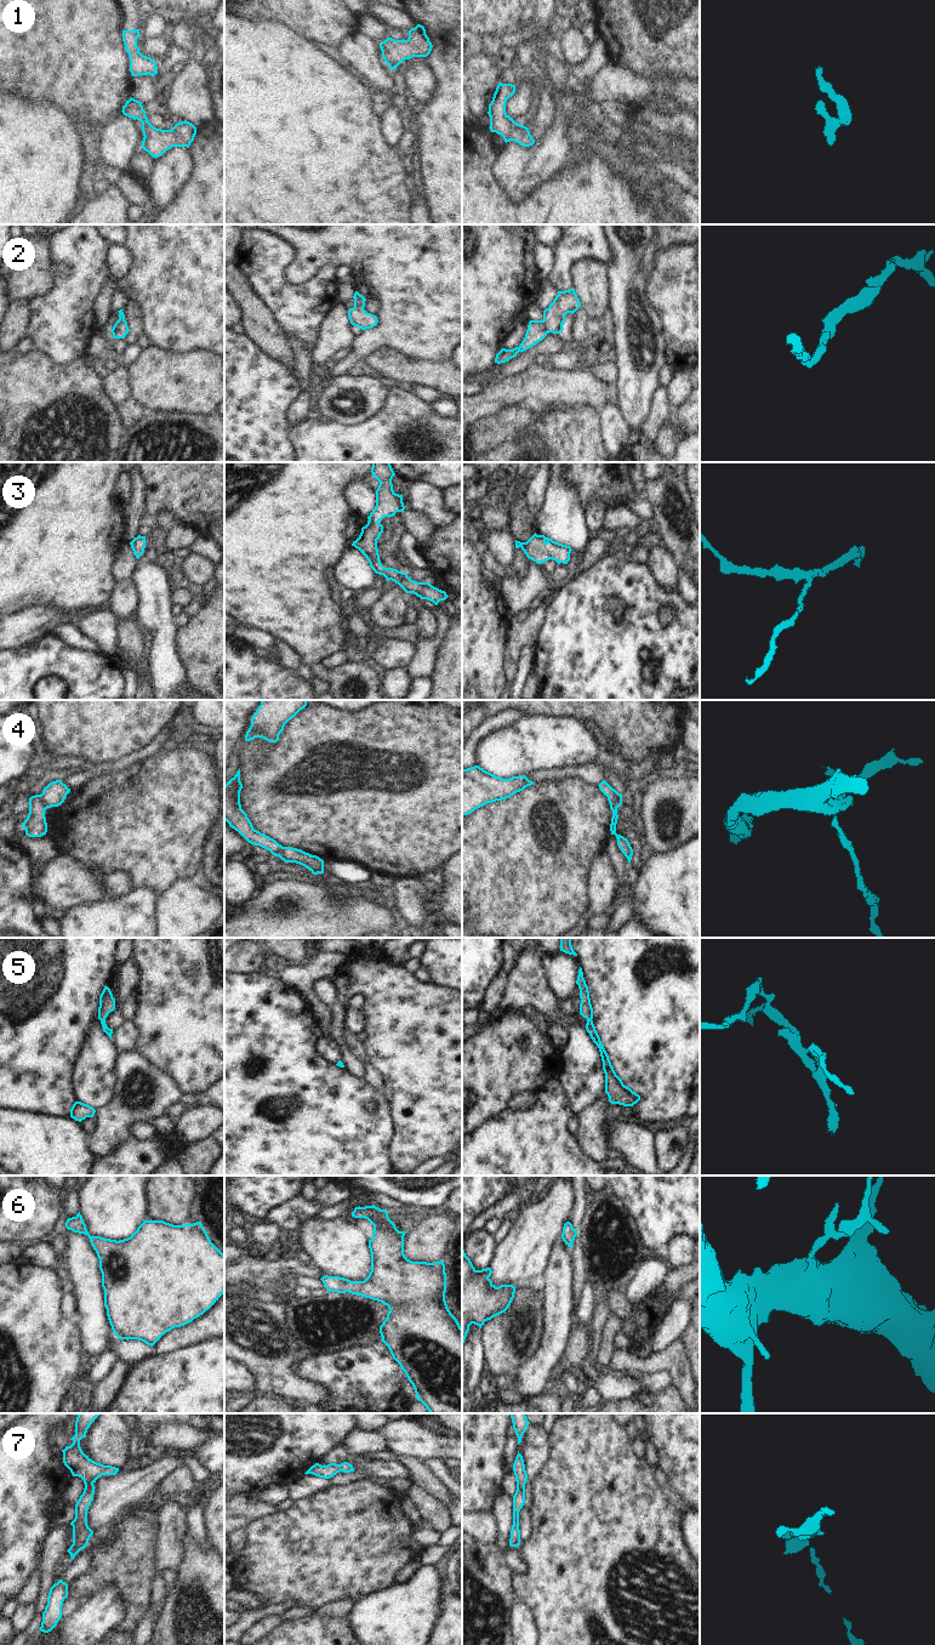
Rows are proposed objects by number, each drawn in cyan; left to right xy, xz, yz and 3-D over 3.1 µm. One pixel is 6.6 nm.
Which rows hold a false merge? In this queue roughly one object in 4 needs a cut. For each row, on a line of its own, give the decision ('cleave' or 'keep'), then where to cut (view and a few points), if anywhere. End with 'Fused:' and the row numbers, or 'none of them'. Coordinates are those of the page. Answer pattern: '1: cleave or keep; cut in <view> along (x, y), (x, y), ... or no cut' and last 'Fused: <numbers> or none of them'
1: keep; no cut
2: keep; no cut
3: keep; no cut
4: cleave; cut in xy along (41, 793), (47, 807)
5: keep; no cut
6: keep; no cut
7: keep; no cut
Fused: 4

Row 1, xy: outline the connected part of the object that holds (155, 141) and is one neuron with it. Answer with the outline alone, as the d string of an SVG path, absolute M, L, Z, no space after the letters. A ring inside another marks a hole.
M132 97L126 101L121 112L124 115L142 123L142 132L144 136L142 148L155 159L172 147L189 148L196 135L196 127L187 120L177 123L171 130L154 127L148 121L142 102Z

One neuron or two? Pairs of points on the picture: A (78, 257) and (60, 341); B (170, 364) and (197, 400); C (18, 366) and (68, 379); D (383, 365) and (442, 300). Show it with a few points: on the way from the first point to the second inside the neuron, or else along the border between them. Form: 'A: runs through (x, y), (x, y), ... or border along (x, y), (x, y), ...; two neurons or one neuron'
A: runs through (77, 278), (62, 320); one neuron
B: runs through (176, 373), (195, 392); one neuron
C: runs through (30, 379), (56, 379); one neuron
D: border along (369, 354), (380, 347), (393, 347), (423, 362); two neurons

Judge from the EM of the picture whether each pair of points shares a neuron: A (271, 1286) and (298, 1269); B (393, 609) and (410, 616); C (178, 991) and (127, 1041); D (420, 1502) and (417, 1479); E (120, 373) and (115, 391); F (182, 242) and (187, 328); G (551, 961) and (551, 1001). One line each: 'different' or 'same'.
A: same
B: different
C: different
D: different
E: same
F: same
G: different

